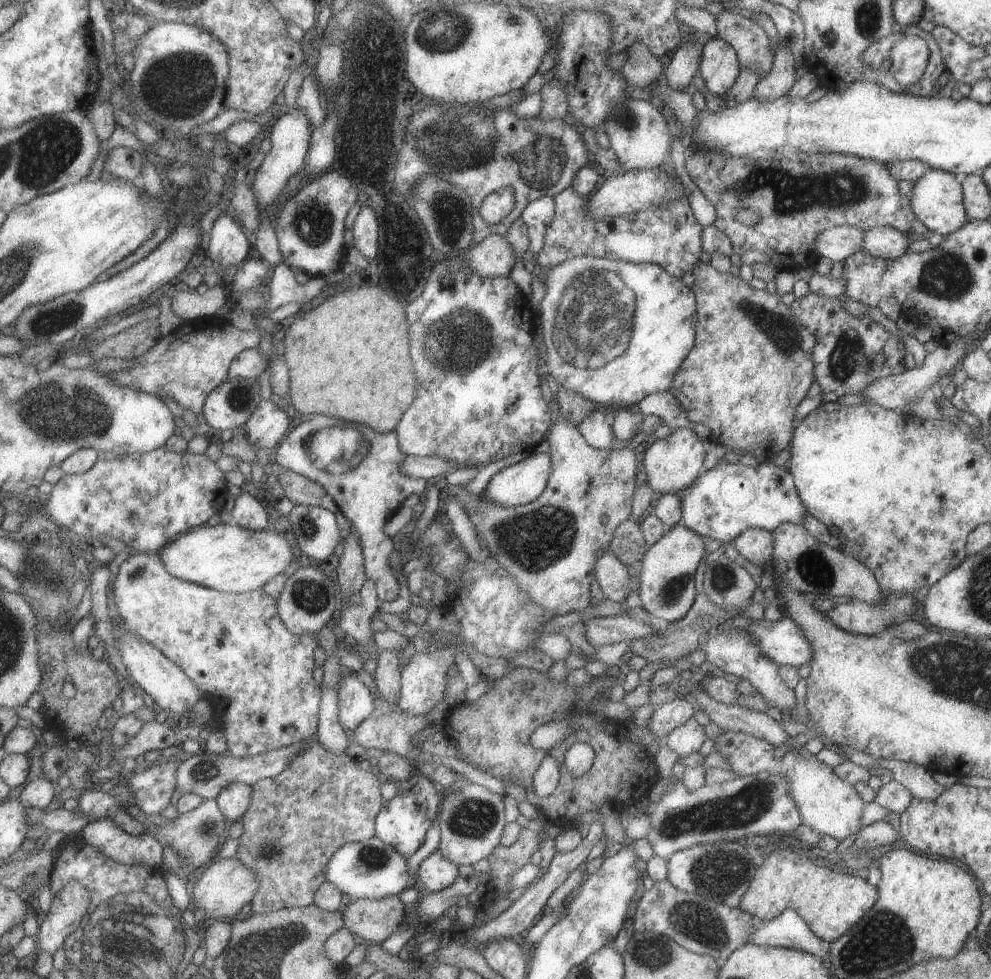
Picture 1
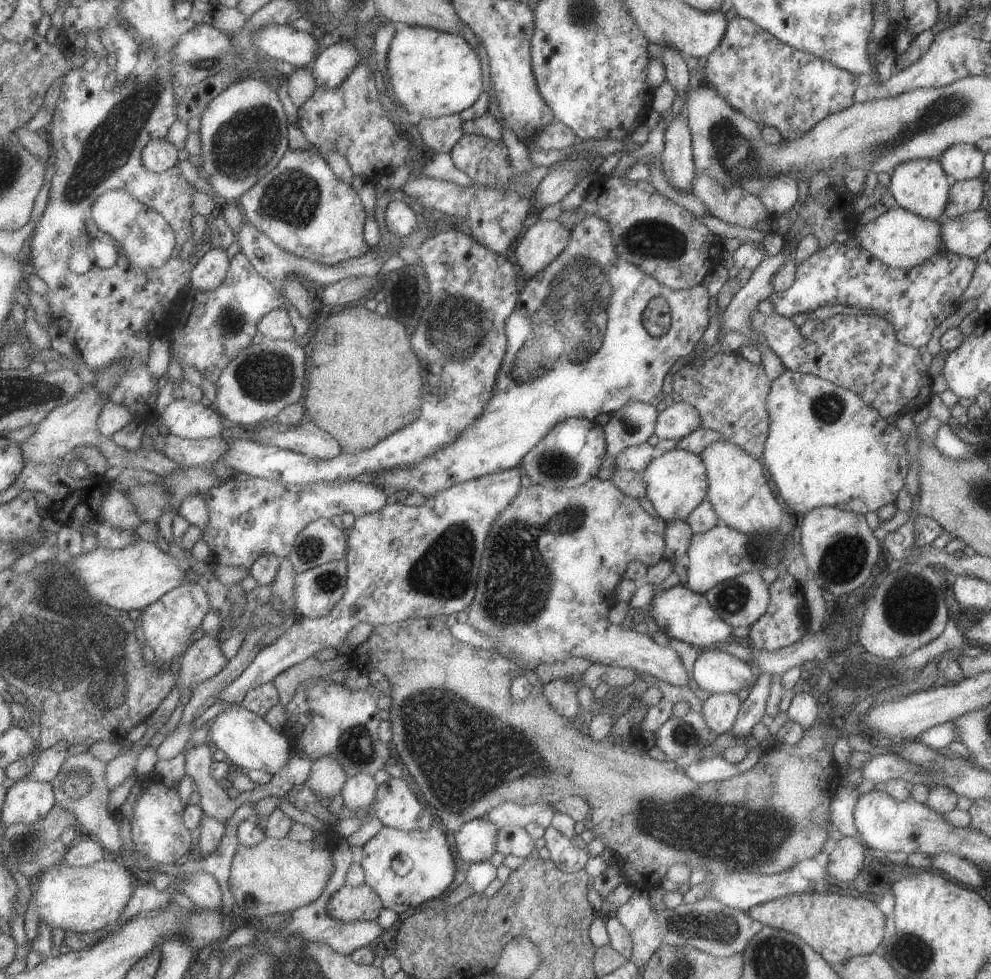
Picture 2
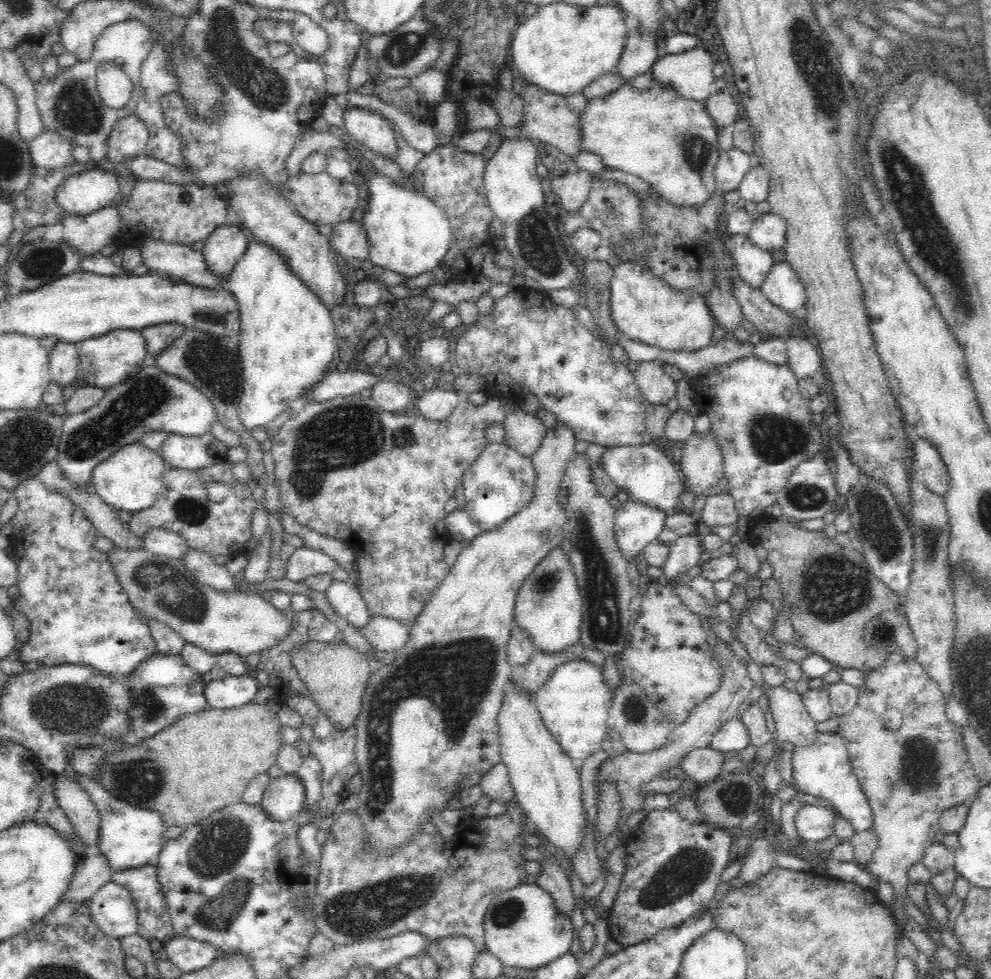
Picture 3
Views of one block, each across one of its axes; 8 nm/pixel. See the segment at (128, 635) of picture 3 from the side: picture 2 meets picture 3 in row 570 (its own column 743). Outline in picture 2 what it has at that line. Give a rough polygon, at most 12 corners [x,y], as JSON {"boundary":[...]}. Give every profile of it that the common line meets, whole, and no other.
{"boundary":[[737,15],[703,84],[785,141],[849,108],[856,73]]}

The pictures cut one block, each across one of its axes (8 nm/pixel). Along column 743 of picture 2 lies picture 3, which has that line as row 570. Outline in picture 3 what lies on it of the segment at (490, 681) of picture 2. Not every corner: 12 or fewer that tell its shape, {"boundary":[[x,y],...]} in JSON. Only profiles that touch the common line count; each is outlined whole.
{"boundary":[[772,517],[754,532],[798,646],[867,674],[899,598],[862,552]]}

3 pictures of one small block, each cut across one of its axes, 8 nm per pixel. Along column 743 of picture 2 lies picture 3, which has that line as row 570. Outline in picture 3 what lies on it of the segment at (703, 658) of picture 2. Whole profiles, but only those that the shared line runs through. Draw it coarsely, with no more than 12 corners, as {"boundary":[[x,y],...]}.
{"boundary":[[679,536],[669,544],[661,568],[663,581],[671,581],[704,555],[700,538]]}

